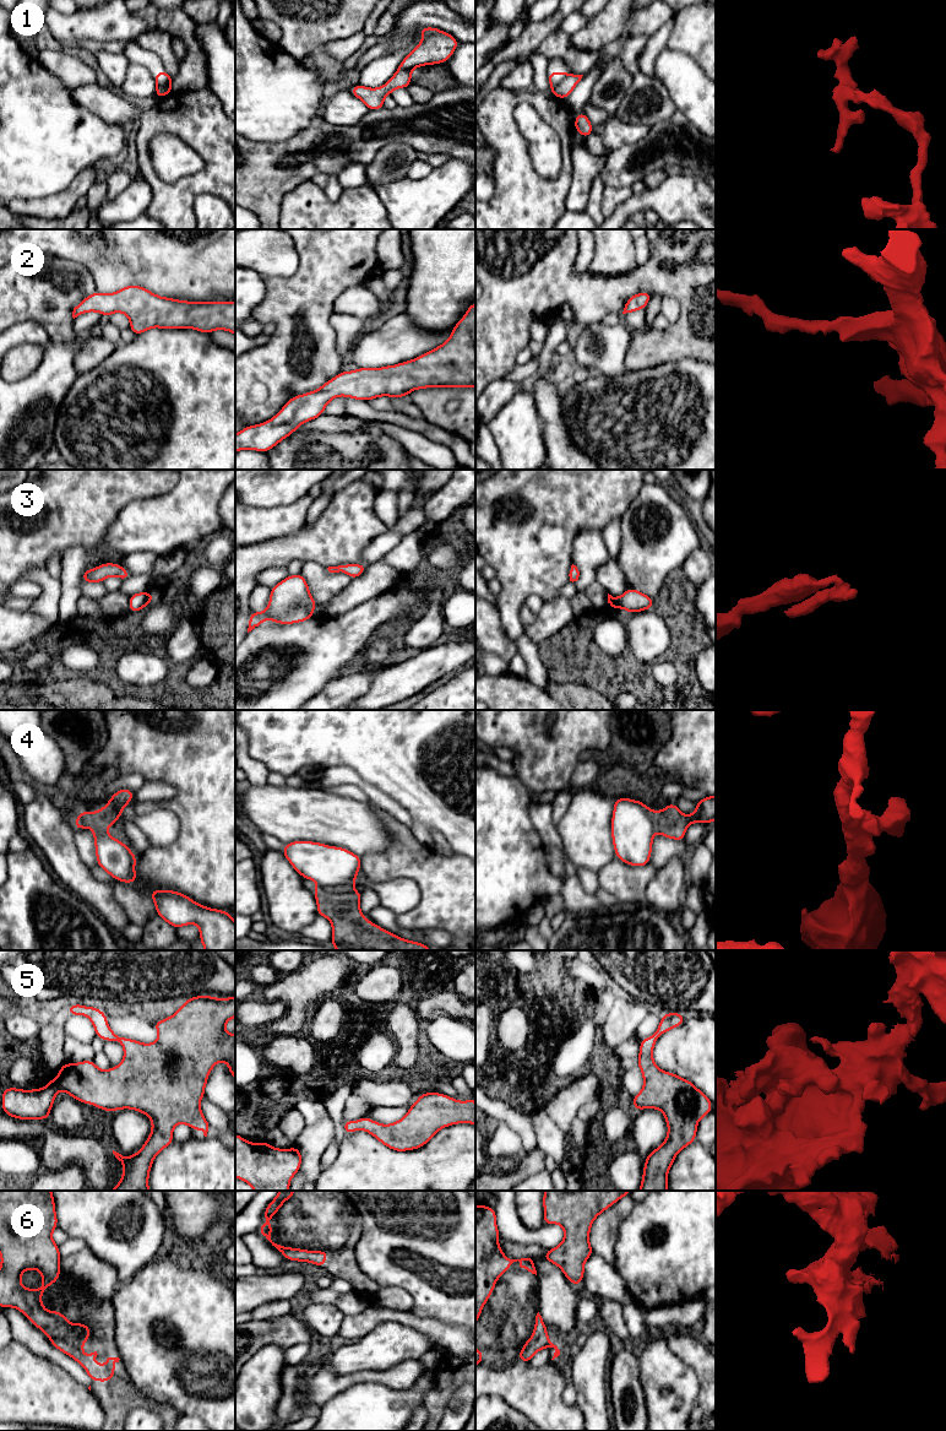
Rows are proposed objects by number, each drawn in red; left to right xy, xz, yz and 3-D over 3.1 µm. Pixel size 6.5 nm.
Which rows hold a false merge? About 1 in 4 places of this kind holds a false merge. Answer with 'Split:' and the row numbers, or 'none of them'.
Split: 1, 4

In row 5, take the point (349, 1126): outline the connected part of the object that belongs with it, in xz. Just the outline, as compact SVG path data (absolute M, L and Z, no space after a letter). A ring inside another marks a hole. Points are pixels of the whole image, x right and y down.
M429 1091L420 1094L407 1115L391 1124L381 1124L368 1116L358 1121L344 1120L344 1135L366 1131L395 1151L415 1150L425 1145L437 1131L457 1123L475 1124L475 1101L457 1101L451 1096Z

